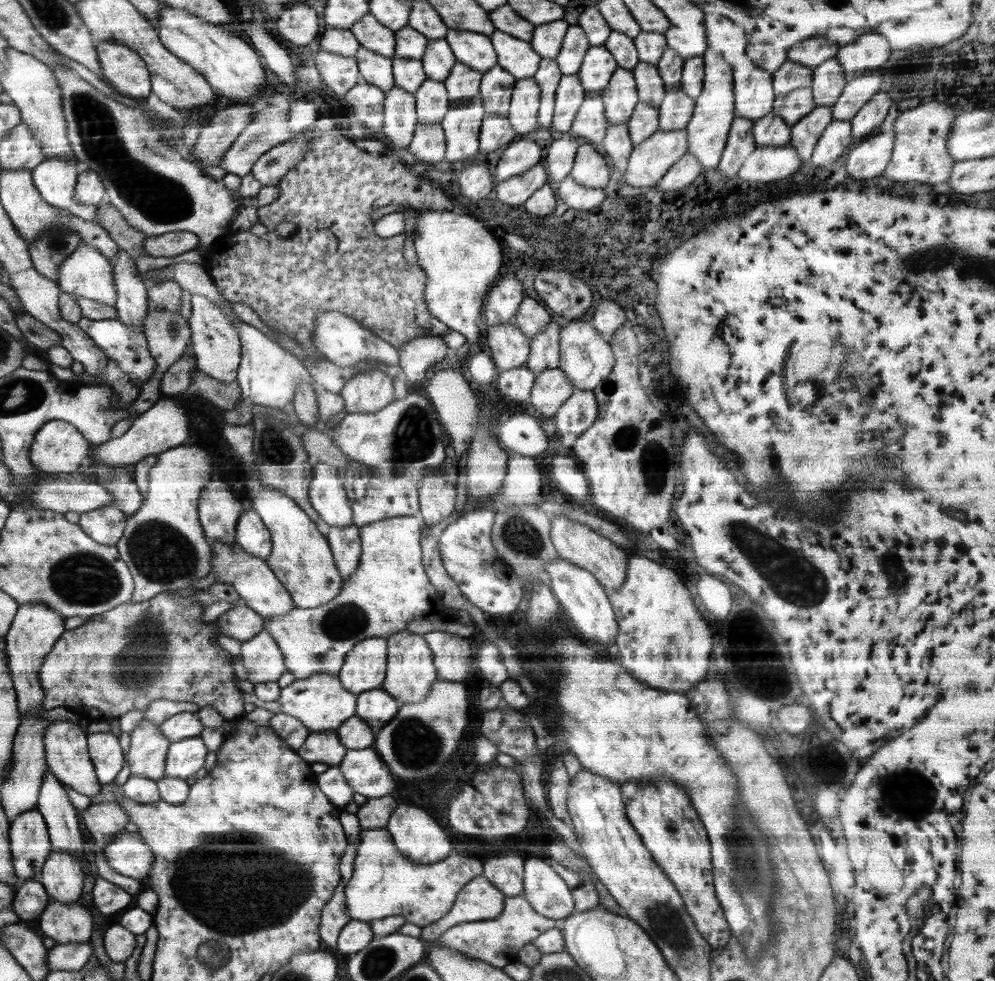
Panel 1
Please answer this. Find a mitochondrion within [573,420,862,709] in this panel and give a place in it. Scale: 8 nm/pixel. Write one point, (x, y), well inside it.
(800, 583)

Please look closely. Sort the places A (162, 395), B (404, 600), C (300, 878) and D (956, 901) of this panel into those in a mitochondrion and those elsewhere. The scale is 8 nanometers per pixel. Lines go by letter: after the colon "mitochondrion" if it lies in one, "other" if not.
A: other
B: other
C: mitochondrion
D: other

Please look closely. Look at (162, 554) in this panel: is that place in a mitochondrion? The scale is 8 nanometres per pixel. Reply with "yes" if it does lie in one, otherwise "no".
yes

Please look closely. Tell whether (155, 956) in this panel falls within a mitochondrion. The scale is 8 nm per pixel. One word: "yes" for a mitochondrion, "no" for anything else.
no

